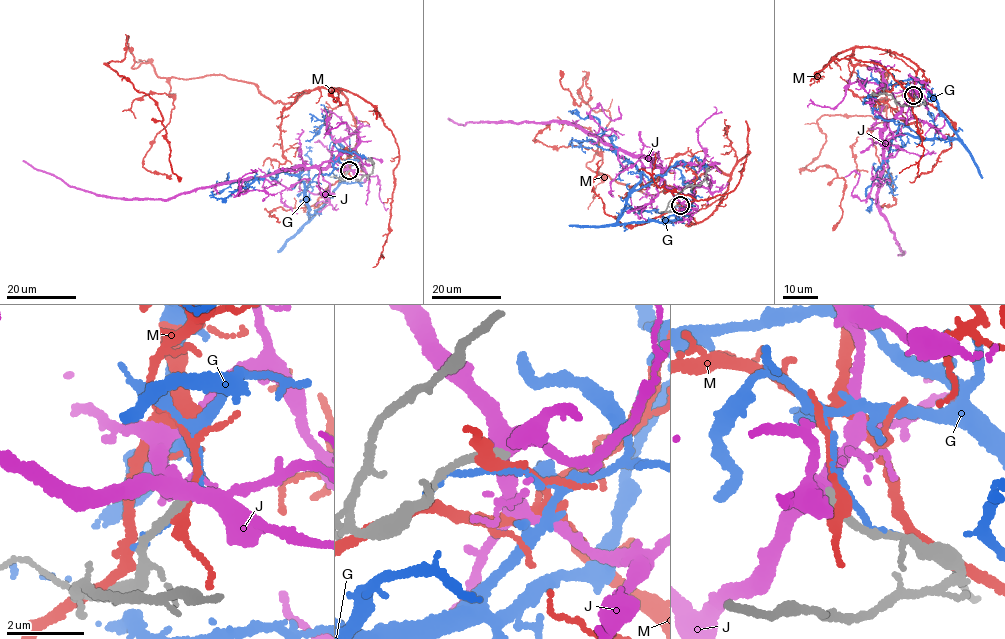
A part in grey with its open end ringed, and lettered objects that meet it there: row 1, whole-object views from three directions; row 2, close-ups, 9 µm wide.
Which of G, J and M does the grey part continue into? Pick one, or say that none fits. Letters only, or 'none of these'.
none of these

